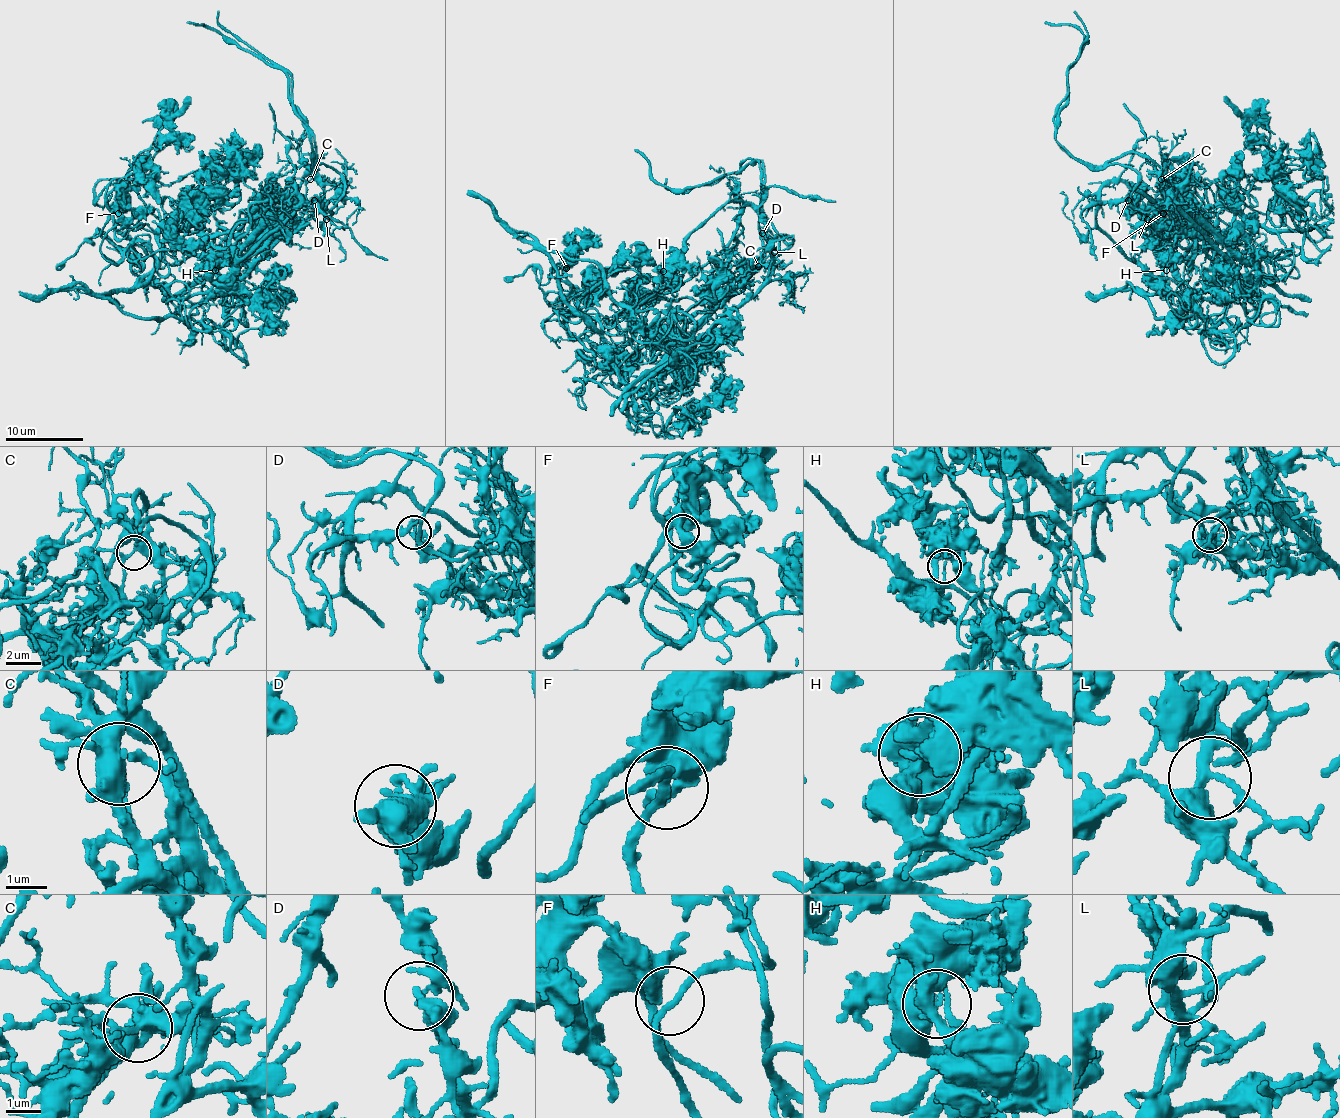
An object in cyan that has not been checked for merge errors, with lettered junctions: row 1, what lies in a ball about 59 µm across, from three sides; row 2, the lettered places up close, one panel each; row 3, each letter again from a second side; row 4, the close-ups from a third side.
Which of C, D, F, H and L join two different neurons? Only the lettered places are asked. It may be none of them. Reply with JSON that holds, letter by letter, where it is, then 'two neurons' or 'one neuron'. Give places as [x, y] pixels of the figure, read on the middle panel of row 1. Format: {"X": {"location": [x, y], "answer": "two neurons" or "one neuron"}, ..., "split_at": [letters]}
{"C": {"location": [758, 266], "answer": "two neurons"}, "D": {"location": [762, 233], "answer": "two neurons"}, "F": {"location": [566, 268], "answer": "one neuron"}, "H": {"location": [663, 271], "answer": "two neurons"}, "L": {"location": [774, 252], "answer": "one neuron"}, "split_at": ["C", "D", "H"]}

